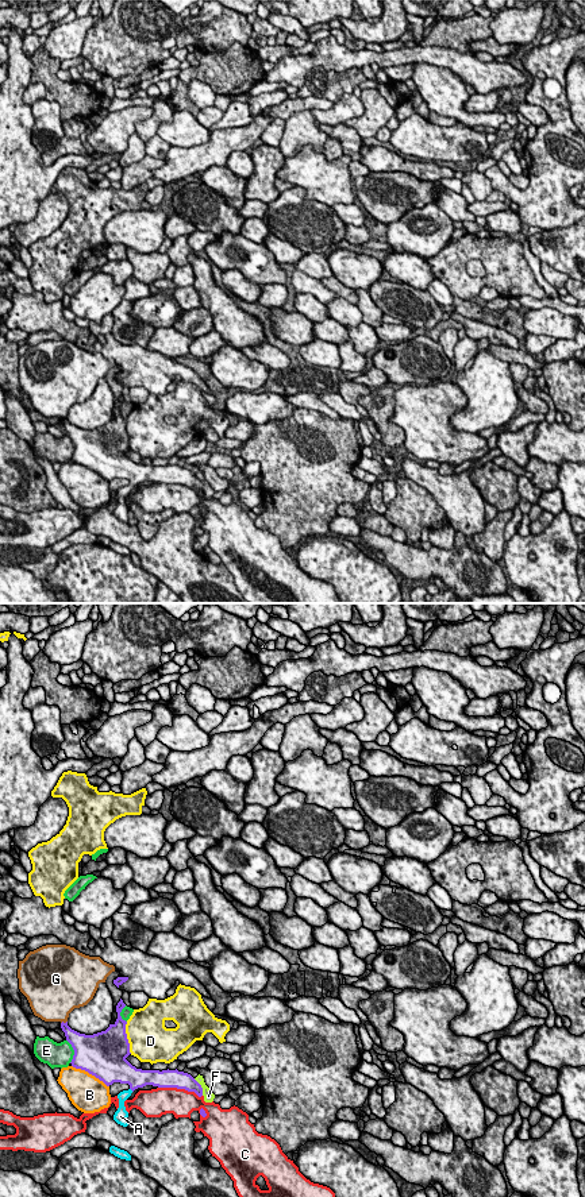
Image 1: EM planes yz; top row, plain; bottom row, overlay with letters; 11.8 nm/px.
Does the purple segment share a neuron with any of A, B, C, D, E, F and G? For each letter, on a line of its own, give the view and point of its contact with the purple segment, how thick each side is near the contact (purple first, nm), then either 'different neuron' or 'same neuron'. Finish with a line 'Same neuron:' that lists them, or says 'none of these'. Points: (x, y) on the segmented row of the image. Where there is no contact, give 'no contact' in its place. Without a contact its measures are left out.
A: yz (131, 1089) | 280/120 nm | same neuron
B: yz (91, 1073) | 500/420 nm | different neuron
C: yz (180, 1088) | 220/320 nm | different neuron
D: yz (126, 1038) | 460/480 nm | different neuron
E: yz (74, 1051) | 460/300 nm | different neuron
F: yz (200, 1087) | 200/130 nm | different neuron
G: yz (62, 1022) | 170/440 nm | different neuron
Same neuron: A

